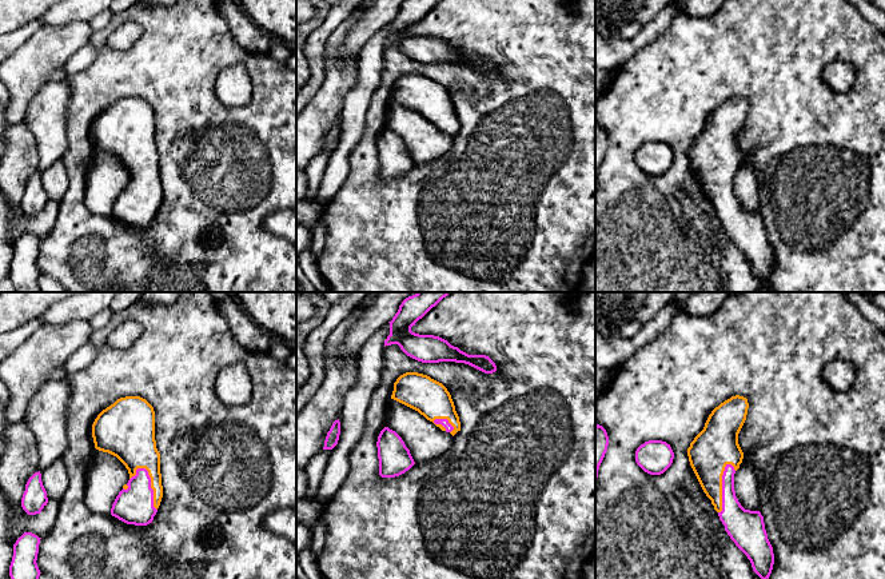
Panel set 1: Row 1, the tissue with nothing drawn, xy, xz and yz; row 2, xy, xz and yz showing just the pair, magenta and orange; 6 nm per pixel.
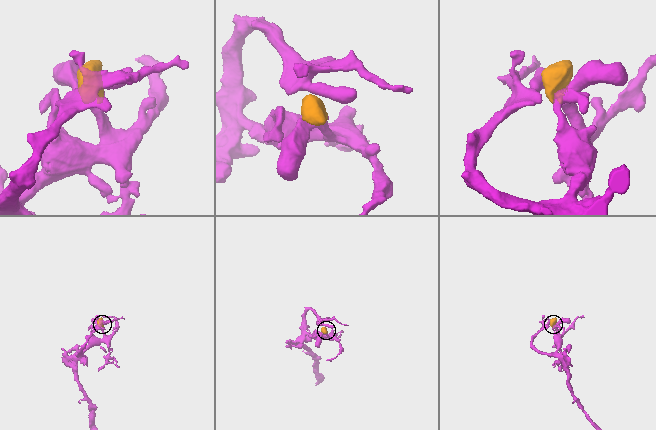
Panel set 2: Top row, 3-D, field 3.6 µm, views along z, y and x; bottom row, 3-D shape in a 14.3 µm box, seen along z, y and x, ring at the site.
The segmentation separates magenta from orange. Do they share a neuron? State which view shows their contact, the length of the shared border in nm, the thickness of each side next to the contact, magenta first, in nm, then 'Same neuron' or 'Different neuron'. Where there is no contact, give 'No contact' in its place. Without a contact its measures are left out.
Touches magenta in xy. Shared border 280 nm. Thickness 220 nm (magenta) against 240 nm. Same neuron

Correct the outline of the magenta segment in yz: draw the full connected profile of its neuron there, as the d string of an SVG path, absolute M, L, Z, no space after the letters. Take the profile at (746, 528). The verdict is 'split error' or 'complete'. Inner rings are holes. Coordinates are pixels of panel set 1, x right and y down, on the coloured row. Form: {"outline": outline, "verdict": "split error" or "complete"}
{"outline": "M740 395L715 407L703 430L690 443L687 456L725 531L748 556L753 571L761 579L769 579L774 554L764 516L760 511L745 510L734 491L734 474L744 459L738 434L746 420L748 408L748 399Z", "verdict": "split error"}

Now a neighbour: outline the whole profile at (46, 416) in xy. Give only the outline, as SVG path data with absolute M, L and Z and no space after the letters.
M67 378L45 382L32 398L24 423L37 442L40 471L61 459L68 447L65 410L69 402Z

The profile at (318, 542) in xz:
M320 519L311 527L312 540L311 540L311 554L316 559L324 548L326 544L326 522Z

